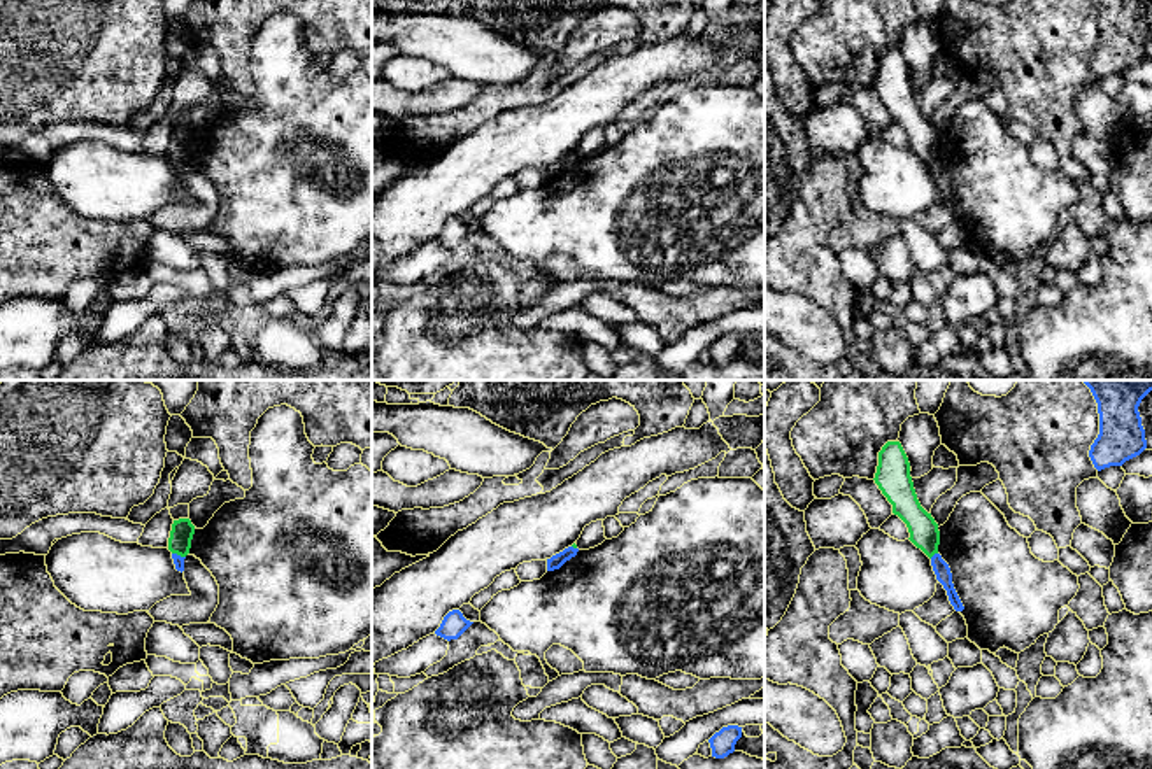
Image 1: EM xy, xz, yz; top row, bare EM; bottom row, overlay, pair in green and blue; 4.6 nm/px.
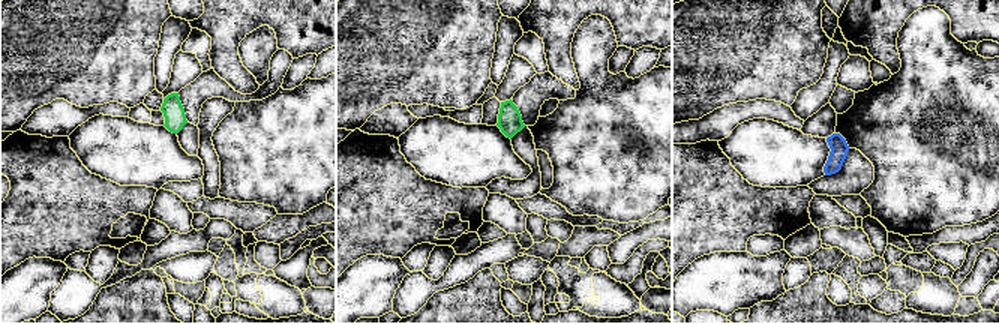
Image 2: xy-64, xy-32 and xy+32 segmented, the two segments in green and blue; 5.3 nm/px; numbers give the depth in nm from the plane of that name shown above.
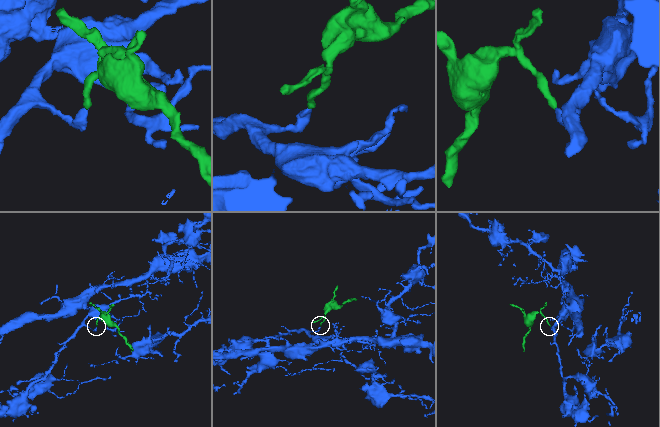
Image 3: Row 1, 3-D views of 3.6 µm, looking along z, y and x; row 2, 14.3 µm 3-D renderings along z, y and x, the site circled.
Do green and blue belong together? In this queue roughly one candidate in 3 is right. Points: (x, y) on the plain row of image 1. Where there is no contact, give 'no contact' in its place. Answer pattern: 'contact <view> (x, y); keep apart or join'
contact yz (933, 162); keep apart

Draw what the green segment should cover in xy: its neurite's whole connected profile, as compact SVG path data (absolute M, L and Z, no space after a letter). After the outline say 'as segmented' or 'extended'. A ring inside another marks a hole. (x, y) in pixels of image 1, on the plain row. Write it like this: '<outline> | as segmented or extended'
M189 126L174 128L170 145L168 145L168 158L181 165L186 165L191 156L191 147L195 142L195 133Z | as segmented

